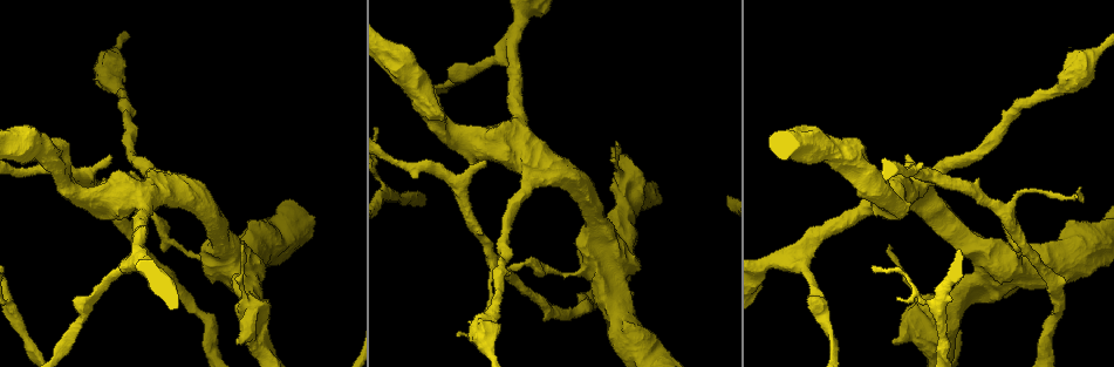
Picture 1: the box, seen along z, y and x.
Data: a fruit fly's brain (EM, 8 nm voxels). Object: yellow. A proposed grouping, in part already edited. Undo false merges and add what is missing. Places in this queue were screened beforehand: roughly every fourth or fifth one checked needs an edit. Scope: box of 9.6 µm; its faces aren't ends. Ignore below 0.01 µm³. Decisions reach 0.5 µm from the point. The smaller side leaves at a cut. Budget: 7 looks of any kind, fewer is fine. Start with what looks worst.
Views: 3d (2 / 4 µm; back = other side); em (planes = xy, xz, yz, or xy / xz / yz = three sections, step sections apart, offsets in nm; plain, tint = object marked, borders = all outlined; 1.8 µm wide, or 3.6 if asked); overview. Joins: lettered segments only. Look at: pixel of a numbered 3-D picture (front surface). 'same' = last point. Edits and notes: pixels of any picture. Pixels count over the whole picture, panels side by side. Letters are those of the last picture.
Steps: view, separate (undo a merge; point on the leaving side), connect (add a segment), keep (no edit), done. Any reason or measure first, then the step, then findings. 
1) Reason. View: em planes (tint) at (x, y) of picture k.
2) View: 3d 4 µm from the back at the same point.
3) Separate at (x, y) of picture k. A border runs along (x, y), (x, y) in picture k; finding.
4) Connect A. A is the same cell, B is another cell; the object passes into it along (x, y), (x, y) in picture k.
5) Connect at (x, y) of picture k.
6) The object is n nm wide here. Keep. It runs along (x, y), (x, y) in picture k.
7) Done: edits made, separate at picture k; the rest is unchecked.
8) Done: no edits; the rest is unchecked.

View: em planes (tint) at (130, 224) of picture 1.

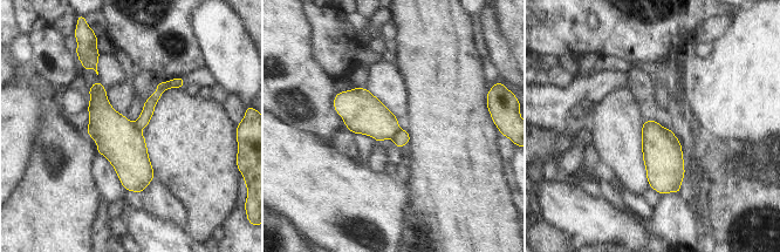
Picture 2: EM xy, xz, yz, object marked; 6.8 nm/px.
See the neighbours. View: em planes (borders) at the same point.

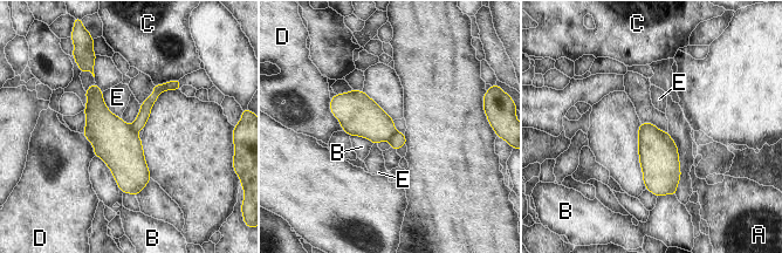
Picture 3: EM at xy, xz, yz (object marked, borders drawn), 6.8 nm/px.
Separate at (363, 116) of picture 3. A, B, C, D and E are other cells; the part that leaves runs along (94, 87), (135, 191) in picture 3; two cells meet here.

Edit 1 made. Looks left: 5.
See it whole again. View: overview.

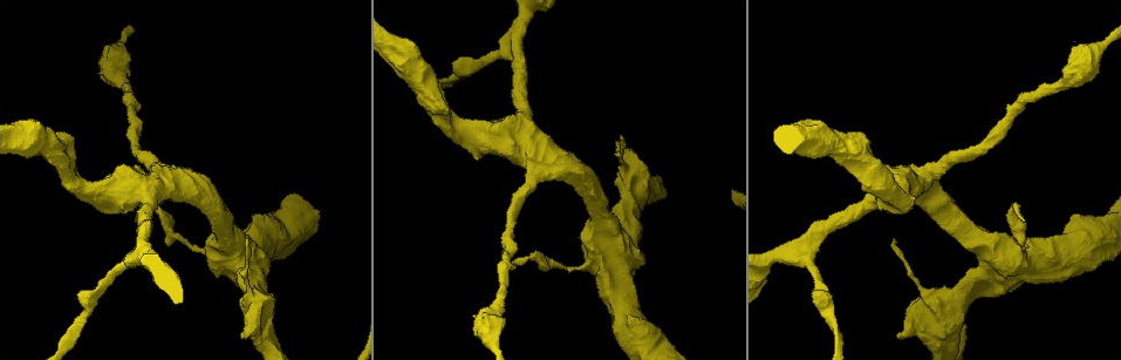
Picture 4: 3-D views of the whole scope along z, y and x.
Calibre changes. View: 3d 4 µm at (577, 268) of picture 4.

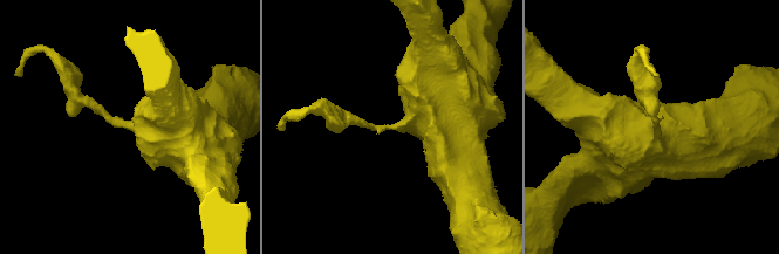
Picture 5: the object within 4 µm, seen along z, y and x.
The arms are 200, 800 nm wide; need the tissue. View: em 3.6 µm xy step 16 (tint) at (656, 125) of picture 5.

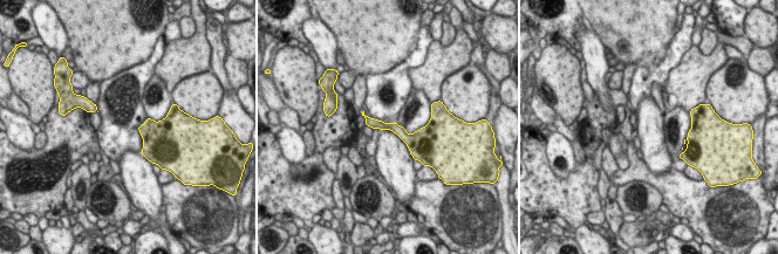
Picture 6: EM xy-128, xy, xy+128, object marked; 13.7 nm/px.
Cut it another way. View: em 3.6 µm planes (borders) at the same point.

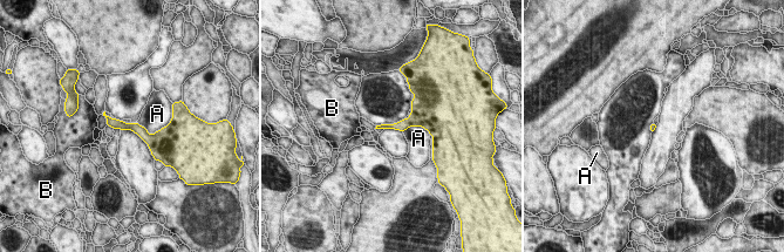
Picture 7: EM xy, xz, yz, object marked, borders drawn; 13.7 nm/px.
Keep. A and B are other cells; a border runs along (169, 122), (151, 134), (137, 123) in picture 7; one cell here.

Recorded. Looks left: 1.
Done: edits made, separate at picture 3; the rest is unchecked.

